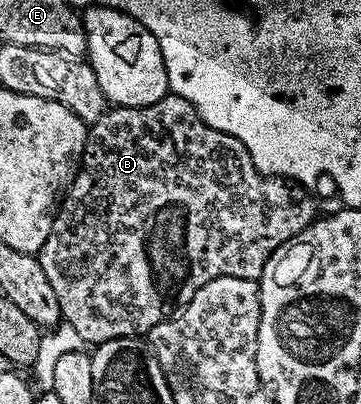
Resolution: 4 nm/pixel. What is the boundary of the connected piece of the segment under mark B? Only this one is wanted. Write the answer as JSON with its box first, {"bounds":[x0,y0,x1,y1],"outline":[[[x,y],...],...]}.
{"bounds":[37,92,316,344],"outline":[[[169,92],[152,106],[115,106],[108,109],[101,120],[90,123],[79,171],[62,199],[53,228],[37,257],[41,268],[45,268],[45,276],[53,287],[53,293],[57,296],[57,304],[63,313],[62,321],[76,329],[84,343],[98,344],[118,338],[138,338],[150,335],[152,328],[171,317],[180,304],[193,300],[195,293],[209,284],[209,280],[217,280],[220,276],[258,280],[273,252],[315,221],[315,205],[316,199],[309,193],[306,185],[263,174],[253,164],[241,140],[225,132],[217,132],[217,128],[209,128],[209,124],[205,124],[201,116],[197,116],[197,108],[193,108],[189,100]]]}

